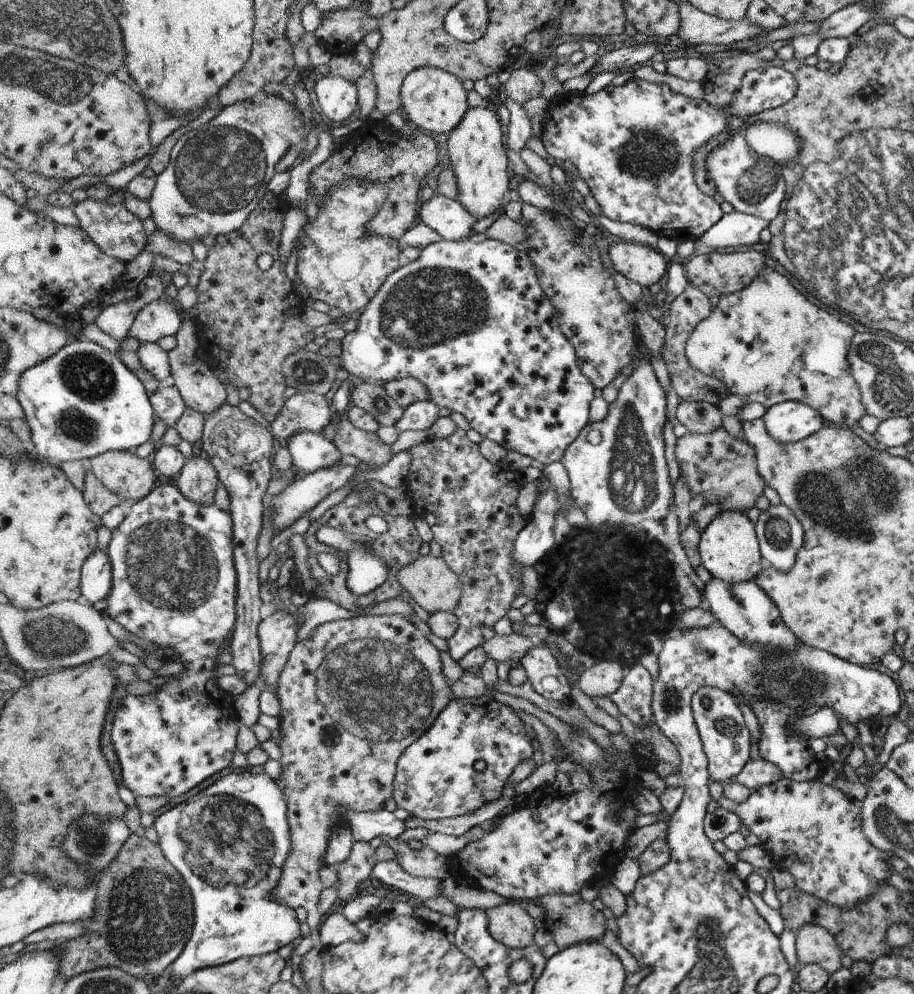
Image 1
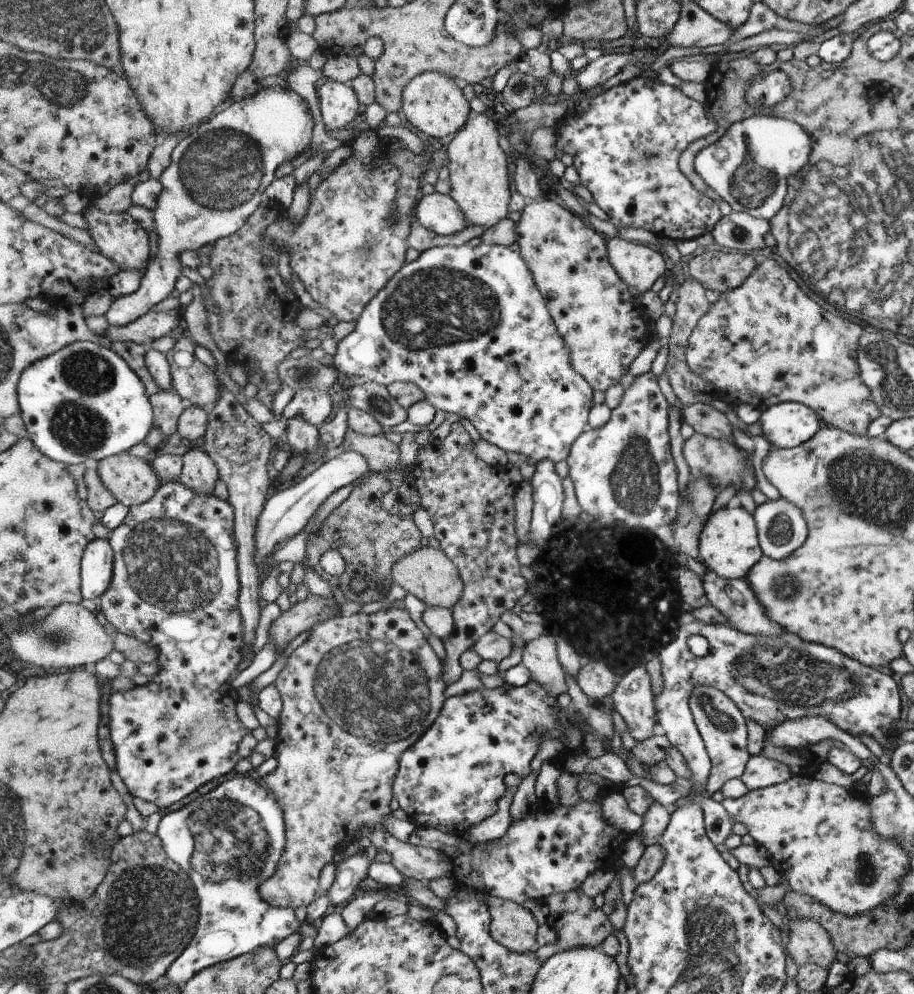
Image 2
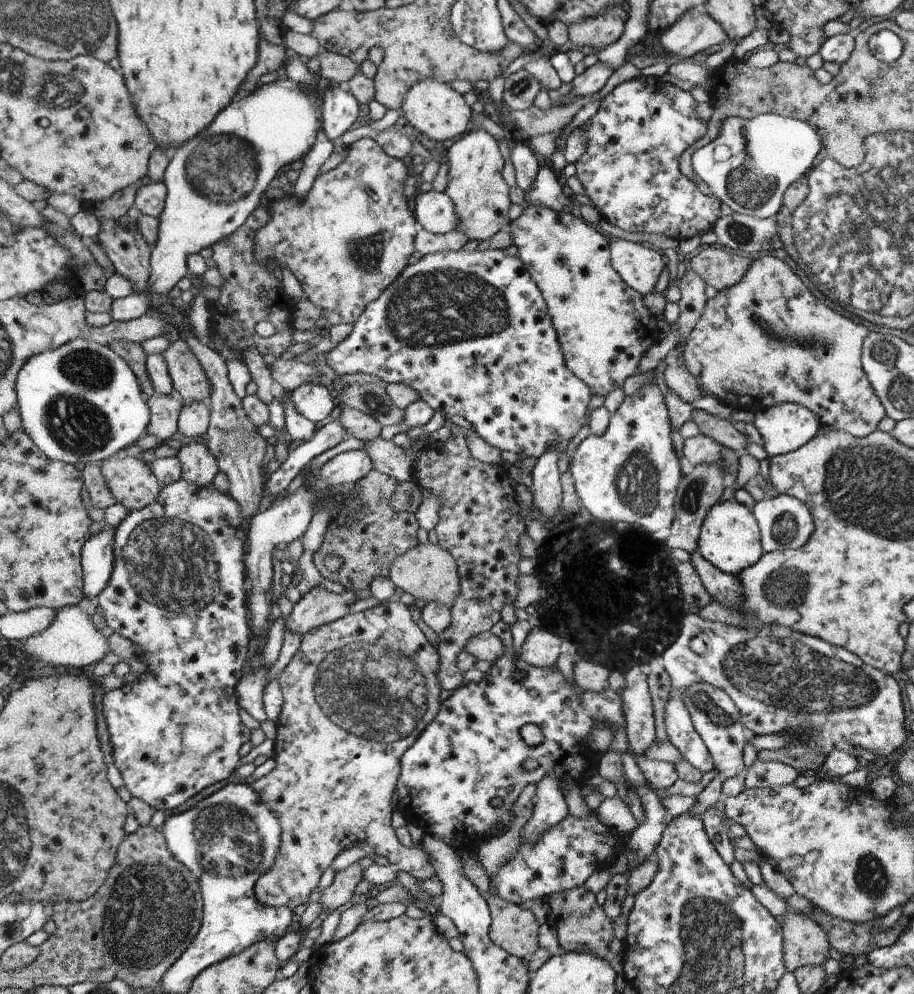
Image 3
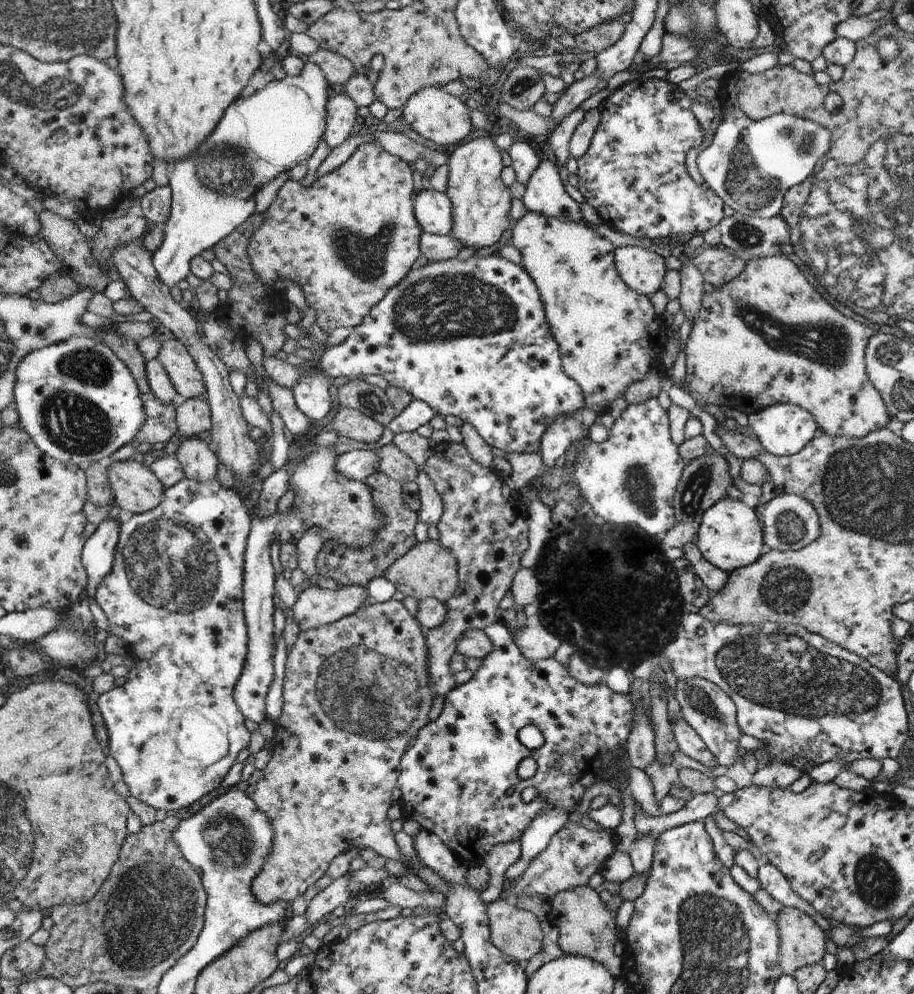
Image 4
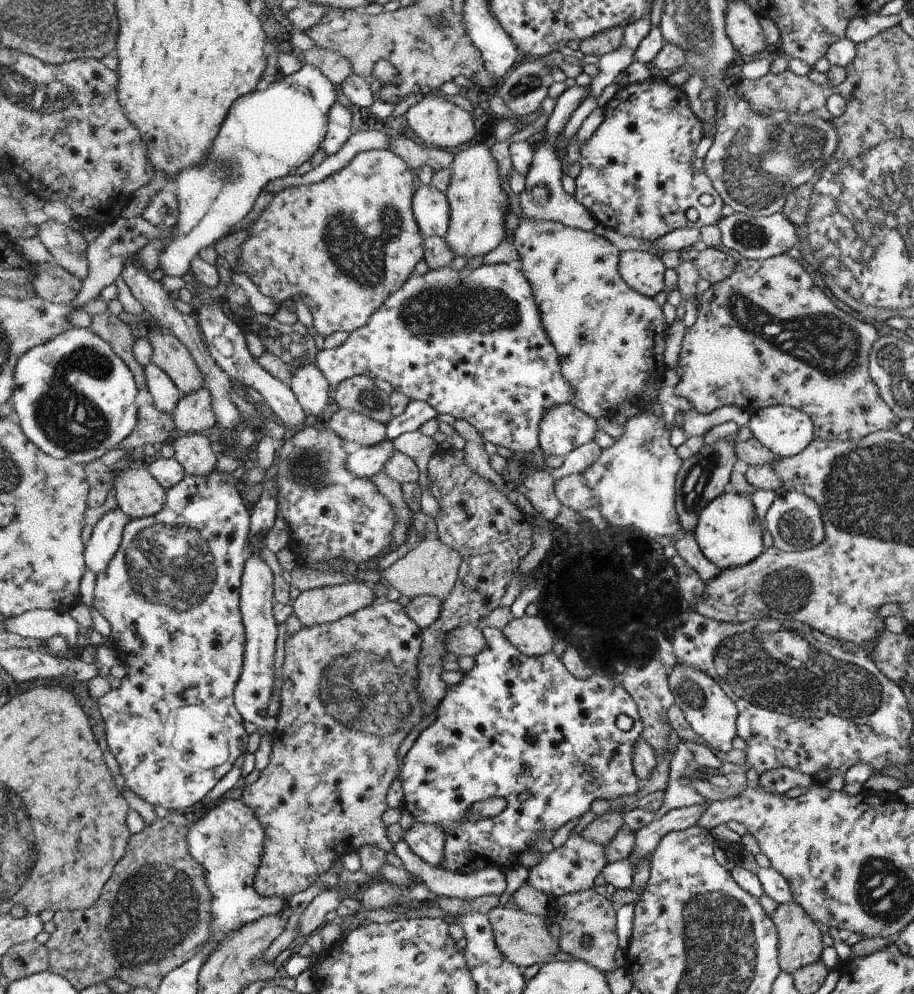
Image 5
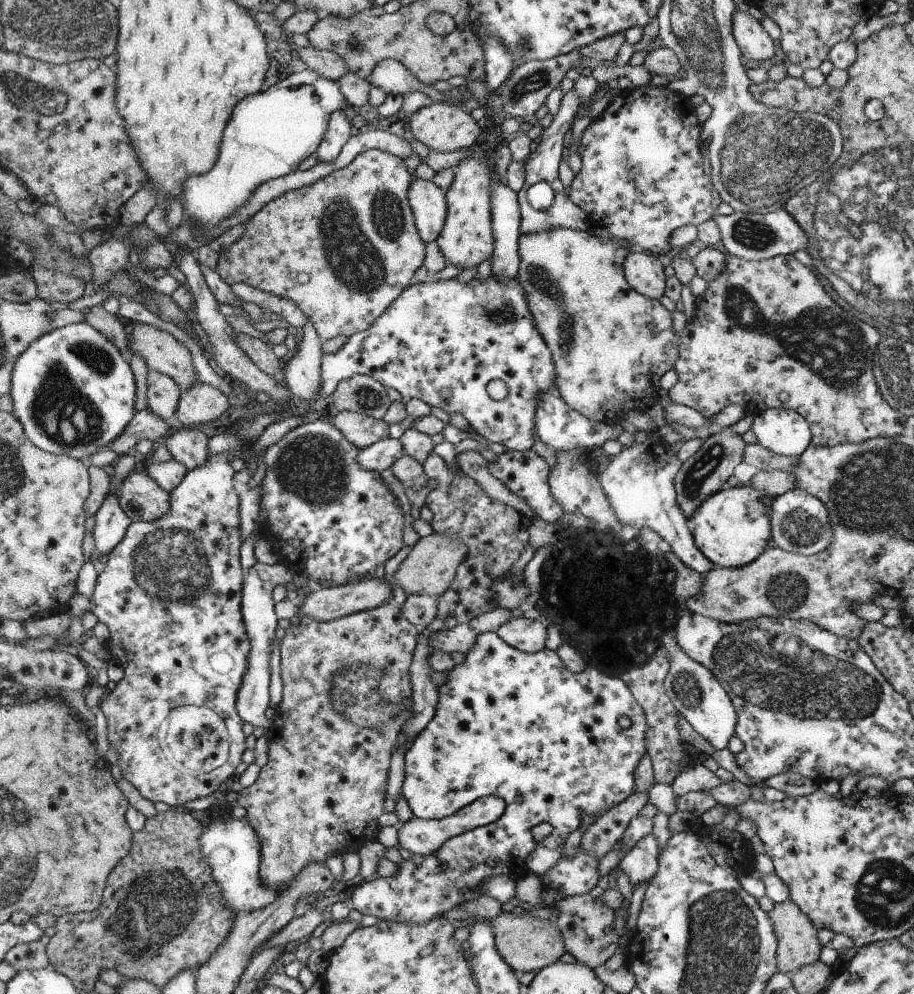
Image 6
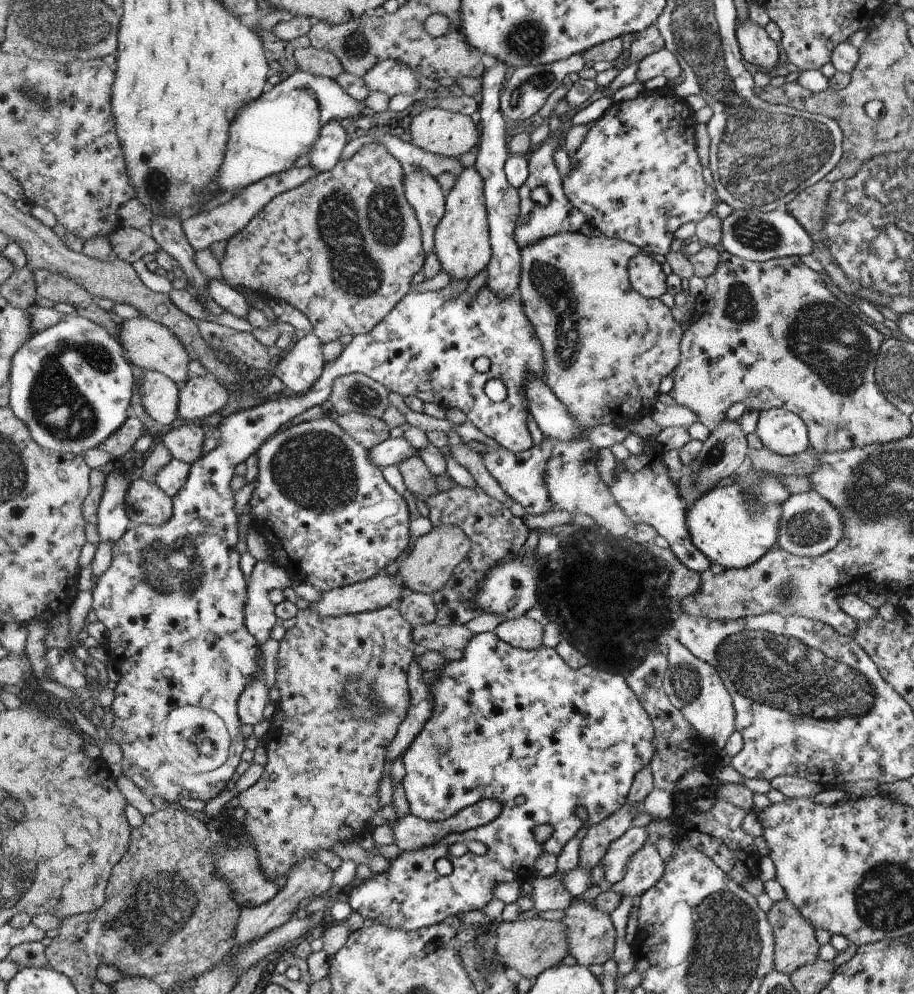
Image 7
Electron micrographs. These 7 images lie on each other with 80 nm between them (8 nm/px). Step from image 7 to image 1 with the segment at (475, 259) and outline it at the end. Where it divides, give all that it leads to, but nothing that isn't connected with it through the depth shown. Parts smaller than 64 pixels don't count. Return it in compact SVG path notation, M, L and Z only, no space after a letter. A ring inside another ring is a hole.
M470 108L461 123L449 132L446 144L457 179L458 195L455 199L477 221L498 213L508 192L508 158L496 114L488 108Z

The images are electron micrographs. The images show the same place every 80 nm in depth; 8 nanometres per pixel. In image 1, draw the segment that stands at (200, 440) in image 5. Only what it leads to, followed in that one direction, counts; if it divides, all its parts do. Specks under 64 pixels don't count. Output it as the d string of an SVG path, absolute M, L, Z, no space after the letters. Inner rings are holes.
M204 455L185 459L177 487L191 501L209 505L214 503L219 476L214 465Z

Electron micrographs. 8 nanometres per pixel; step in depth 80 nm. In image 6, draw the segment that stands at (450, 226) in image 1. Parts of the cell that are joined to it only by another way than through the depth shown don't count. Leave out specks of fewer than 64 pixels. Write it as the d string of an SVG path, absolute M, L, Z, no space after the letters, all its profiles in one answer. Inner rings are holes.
M414 179L409 188L409 205L414 211L416 225L427 244L436 241L447 215L446 191L432 180Z

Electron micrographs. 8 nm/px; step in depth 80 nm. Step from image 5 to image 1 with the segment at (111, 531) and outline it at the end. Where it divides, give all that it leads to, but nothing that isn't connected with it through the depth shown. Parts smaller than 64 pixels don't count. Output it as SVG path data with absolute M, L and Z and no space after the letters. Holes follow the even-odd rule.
M98 549L85 560L81 587L84 601L92 605L110 594L113 588L113 565L108 552Z

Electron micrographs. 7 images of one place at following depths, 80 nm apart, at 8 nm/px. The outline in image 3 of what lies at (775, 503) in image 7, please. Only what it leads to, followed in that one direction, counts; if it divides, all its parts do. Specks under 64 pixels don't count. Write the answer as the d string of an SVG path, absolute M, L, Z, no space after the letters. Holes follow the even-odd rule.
M722 499L716 503L705 516L699 534L697 549L706 560L709 560L722 572L737 575L746 567L752 567L762 558L760 531L756 522L756 514L752 514L744 504Z

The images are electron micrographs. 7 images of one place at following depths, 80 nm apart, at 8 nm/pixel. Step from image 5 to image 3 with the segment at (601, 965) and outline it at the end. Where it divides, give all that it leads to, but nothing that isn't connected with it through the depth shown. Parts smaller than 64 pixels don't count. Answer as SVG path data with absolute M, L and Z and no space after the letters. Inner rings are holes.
M580 885L570 891L550 895L547 900L551 907L547 923L556 928L559 944L565 950L564 952L576 951L606 957L605 960L613 966L614 970L618 971L618 974L623 972L622 958L609 952L608 948L615 937L613 920L607 915L603 906L596 901L594 891Z

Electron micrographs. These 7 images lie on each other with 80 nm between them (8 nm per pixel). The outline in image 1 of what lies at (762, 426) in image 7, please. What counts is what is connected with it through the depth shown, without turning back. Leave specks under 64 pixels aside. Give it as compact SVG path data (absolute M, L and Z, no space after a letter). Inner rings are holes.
M798 401L776 403L761 419L774 440L785 445L797 443L826 425L821 413Z

